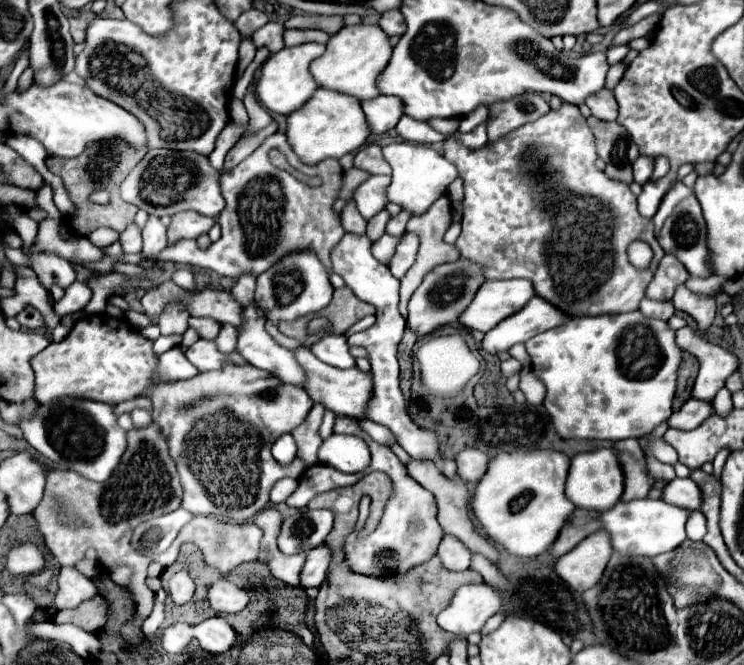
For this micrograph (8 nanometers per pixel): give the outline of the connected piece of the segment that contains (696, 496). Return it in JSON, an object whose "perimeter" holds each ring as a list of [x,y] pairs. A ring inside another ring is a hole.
{"perimeter":[[[678,477],[664,485],[662,499],[666,503],[672,503],[684,509],[698,509],[702,503],[698,485],[692,479],[678,479]]]}

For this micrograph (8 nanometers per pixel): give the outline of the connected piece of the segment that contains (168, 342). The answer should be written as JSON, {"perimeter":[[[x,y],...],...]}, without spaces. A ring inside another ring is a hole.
{"perimeter":[[[160,335],[160,337],[154,341],[154,353],[156,353],[156,355],[162,355],[164,351],[180,345],[180,341],[182,341],[180,335]]]}

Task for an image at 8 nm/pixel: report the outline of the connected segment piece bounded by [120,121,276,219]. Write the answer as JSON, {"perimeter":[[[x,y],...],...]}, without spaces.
{"perimeter":[[[272,121],[266,129],[256,133],[256,137],[242,135],[240,141],[228,151],[224,167],[218,171],[210,165],[208,157],[194,153],[194,151],[174,151],[174,149],[150,149],[144,159],[132,169],[132,173],[126,177],[126,181],[120,187],[120,197],[138,209],[146,211],[148,215],[164,217],[164,215],[176,215],[180,211],[196,211],[200,215],[216,219],[220,211],[226,207],[224,195],[220,189],[220,175],[234,169],[240,161],[244,161],[260,143],[264,143],[266,137],[276,133],[276,123]]]}

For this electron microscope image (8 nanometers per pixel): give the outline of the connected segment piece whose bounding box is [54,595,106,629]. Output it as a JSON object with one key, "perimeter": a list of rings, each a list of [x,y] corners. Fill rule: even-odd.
{"perimeter":[[[96,595],[88,599],[86,603],[80,603],[78,609],[72,611],[58,611],[54,619],[60,619],[60,623],[72,623],[78,627],[98,627],[102,629],[106,623],[106,599]]]}

